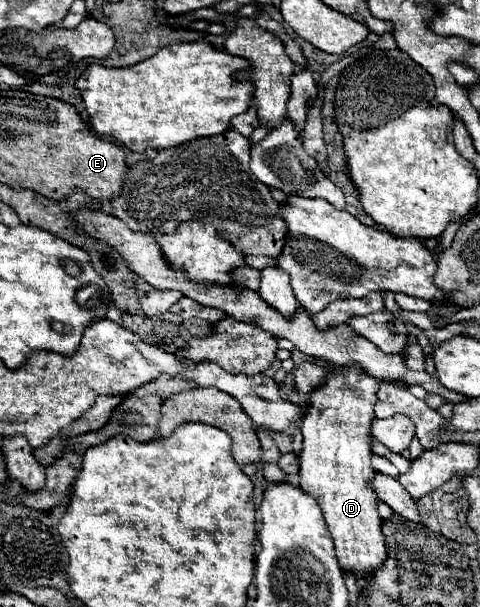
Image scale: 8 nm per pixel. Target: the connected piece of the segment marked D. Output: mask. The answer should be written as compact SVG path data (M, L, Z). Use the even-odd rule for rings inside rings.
M349 365L337 367L327 381L311 393L311 403L301 419L303 451L299 455L299 487L309 493L321 507L327 529L335 543L337 561L345 575L353 575L359 583L373 577L385 561L385 541L381 533L381 517L377 511L377 495L369 489L371 475L371 421L377 401L379 383L363 369Z

